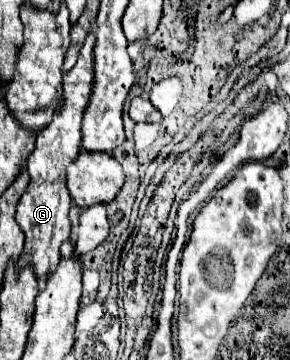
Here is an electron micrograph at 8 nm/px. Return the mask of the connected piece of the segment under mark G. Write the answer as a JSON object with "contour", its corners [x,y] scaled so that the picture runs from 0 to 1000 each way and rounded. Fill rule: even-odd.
{"contour":[[[324,92],[297,103],[297,119],[276,142],[269,175],[241,203],[221,208],[221,264],[200,308],[186,308],[186,331],[172,353],[152,353],[124,381],[124,414],[103,425],[97,442],[97,481],[103,481],[103,514],[90,536],[76,542],[62,581],[55,581],[55,614],[69,636],[90,653],[76,719],[62,719],[62,742],[110,742],[117,764],[166,769],[193,736],[207,731],[207,681],[241,664],[241,608],[234,586],[248,575],[248,547],[228,519],[228,464],[262,447],[276,425],[276,347],[283,319],[297,303],[297,286],[310,275],[310,231],[324,219]]]}

